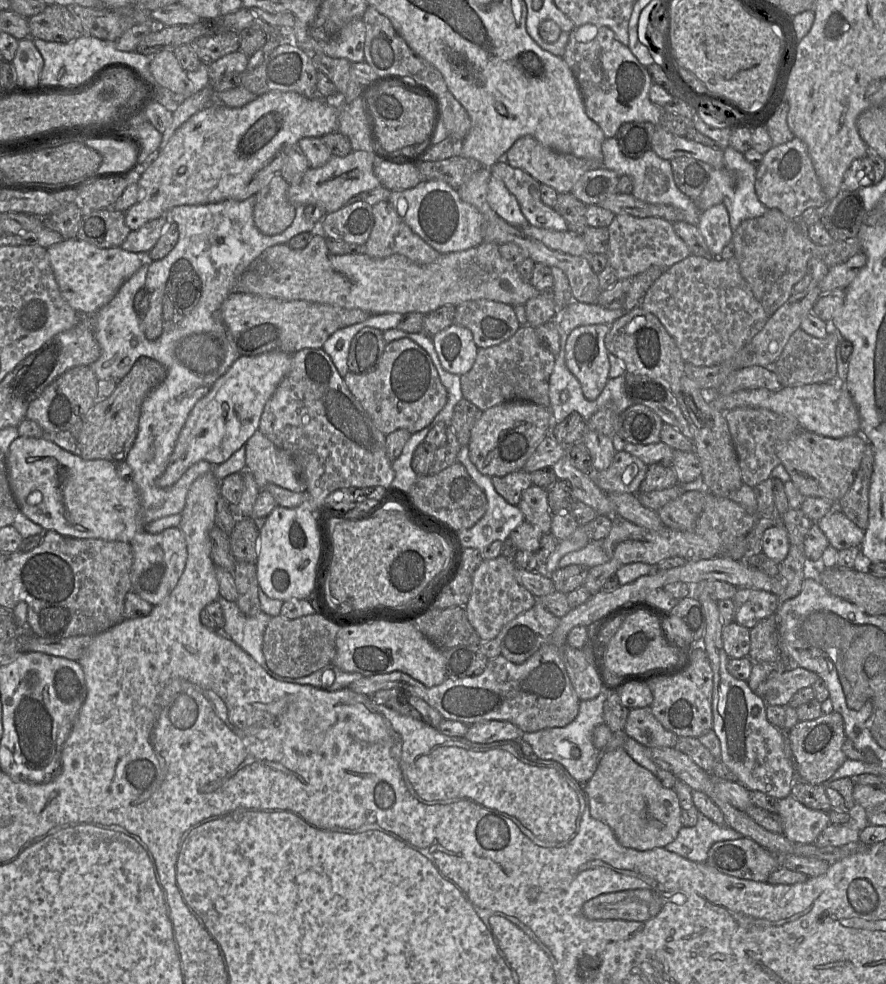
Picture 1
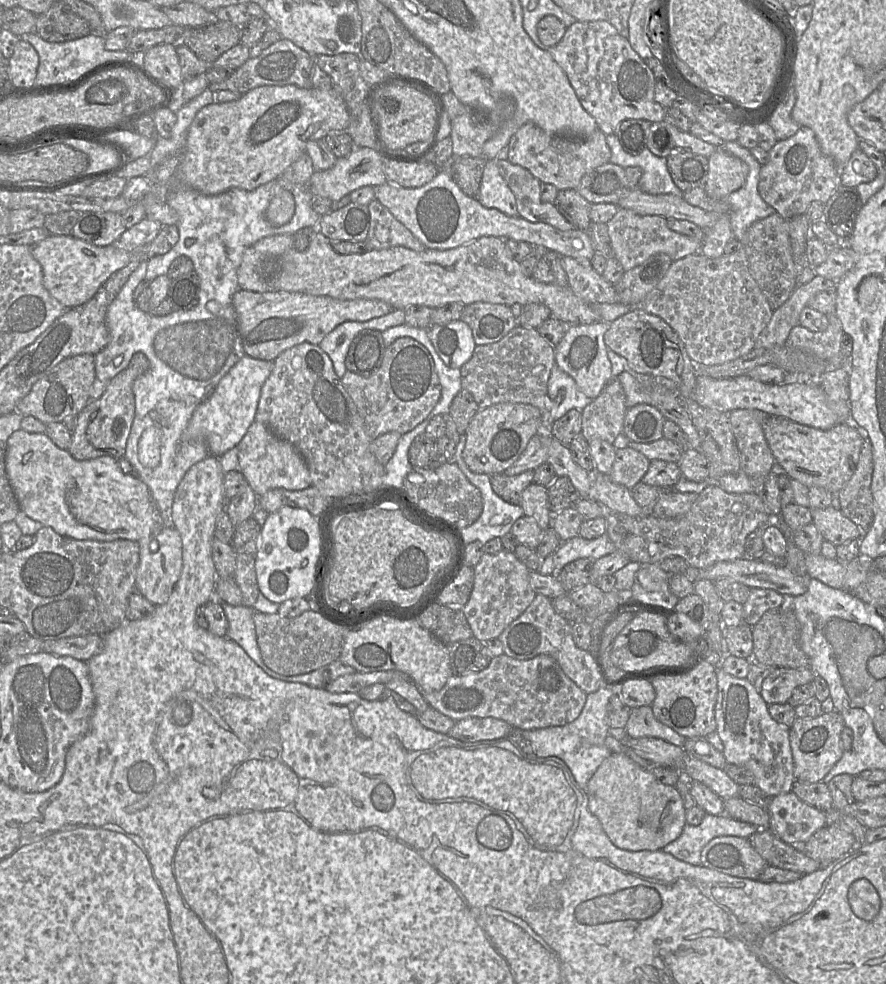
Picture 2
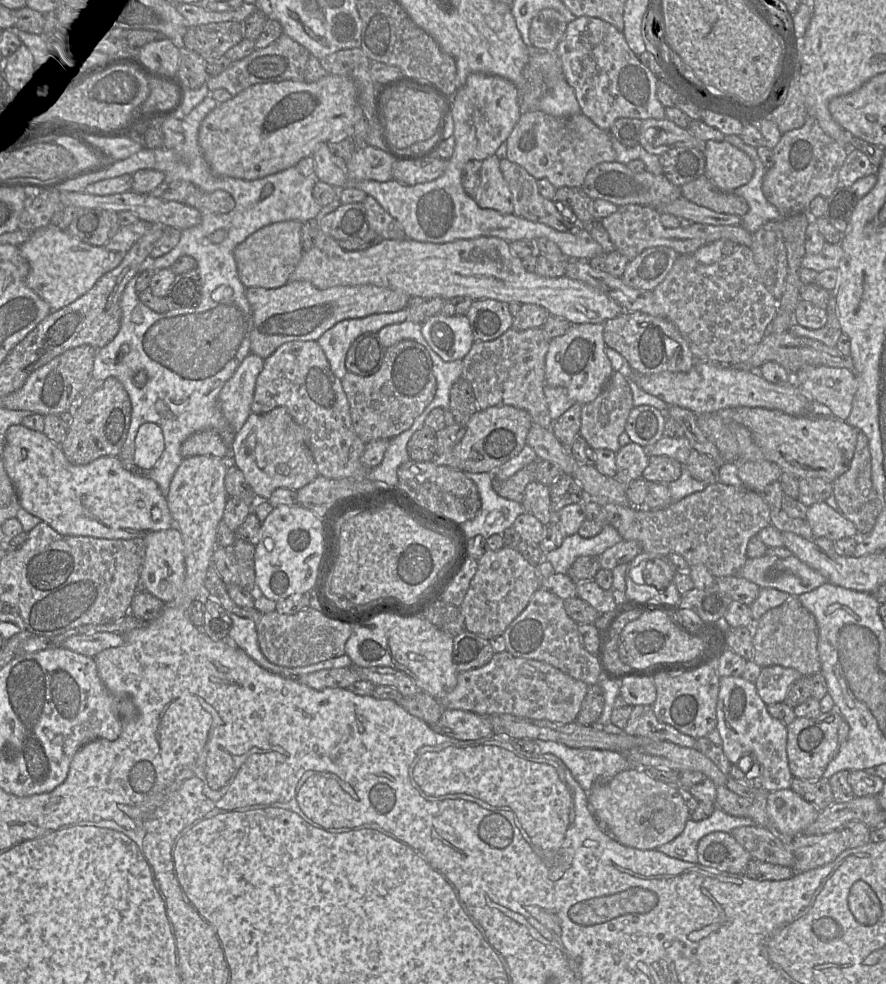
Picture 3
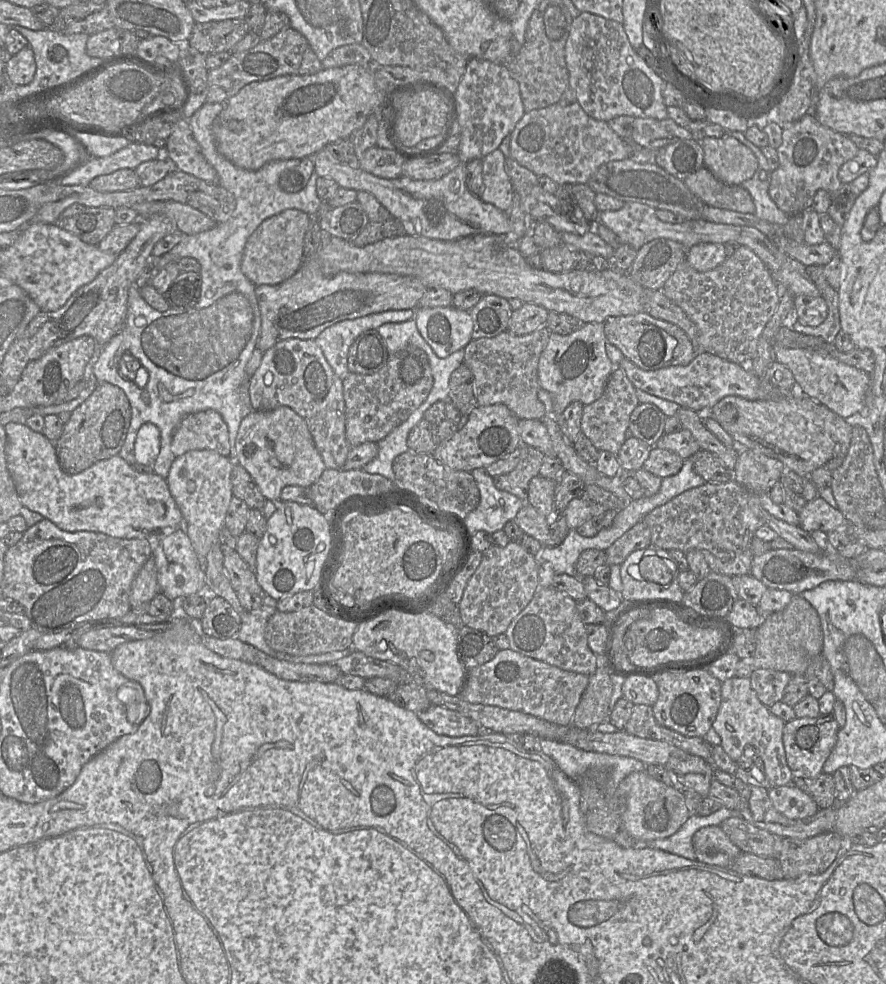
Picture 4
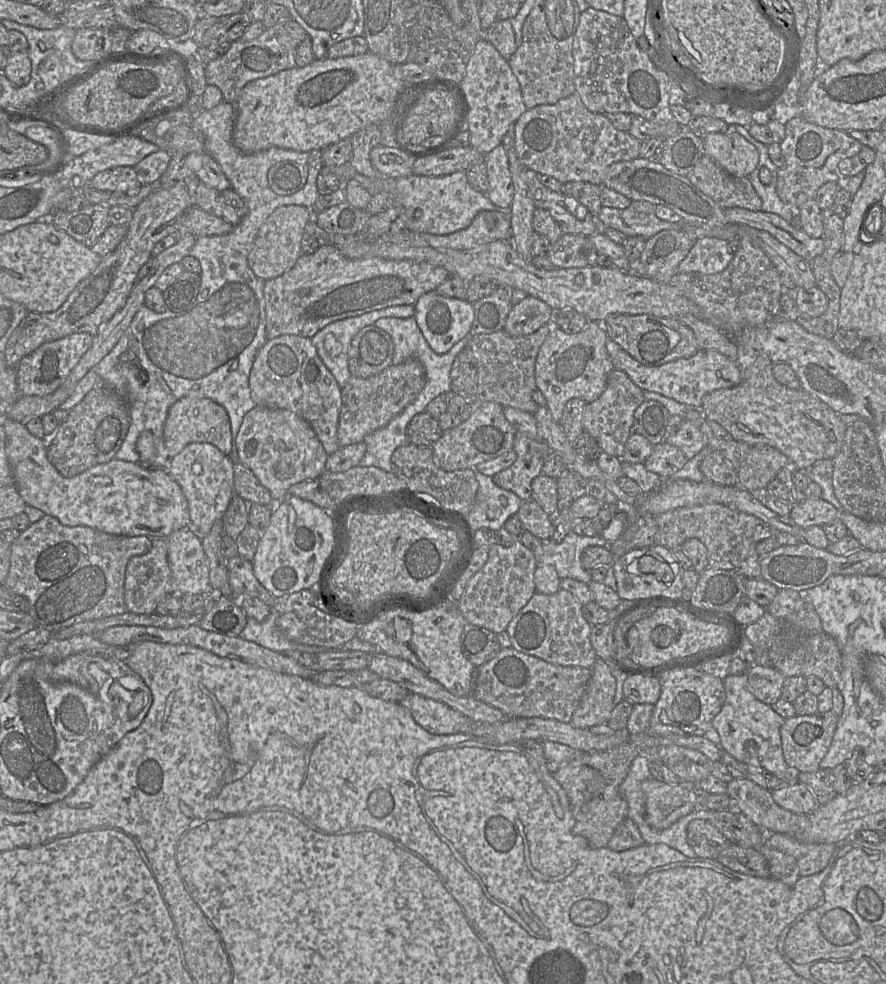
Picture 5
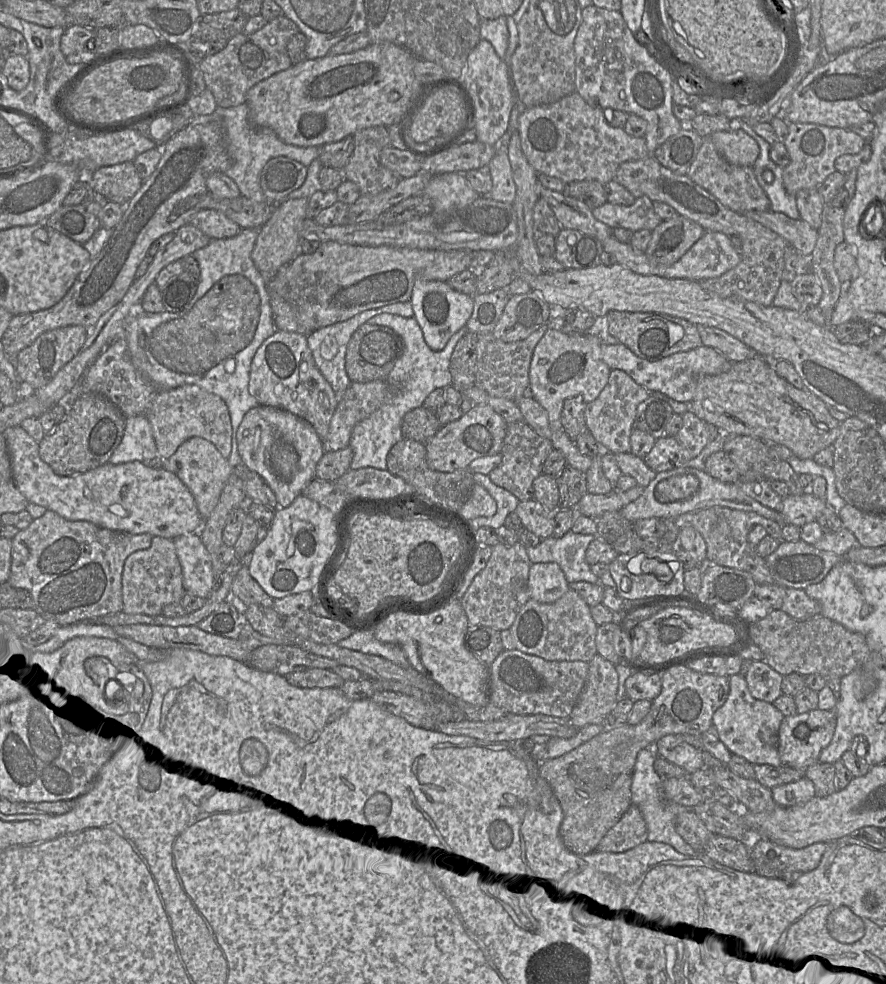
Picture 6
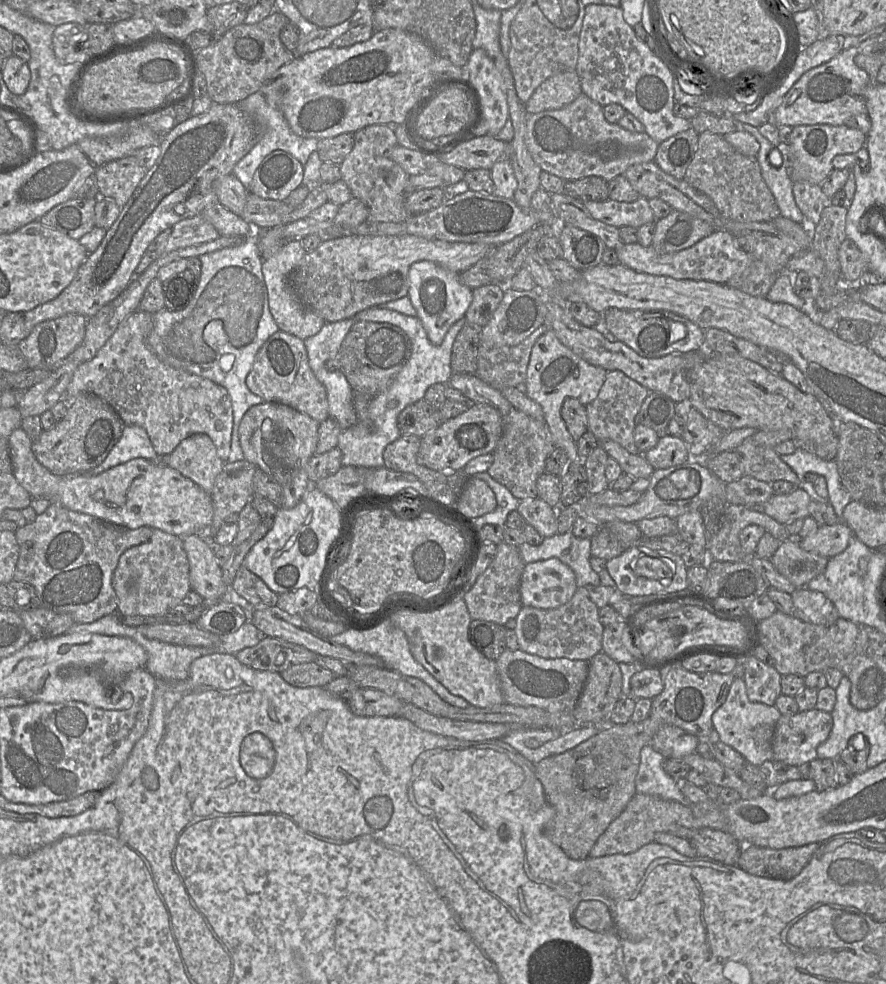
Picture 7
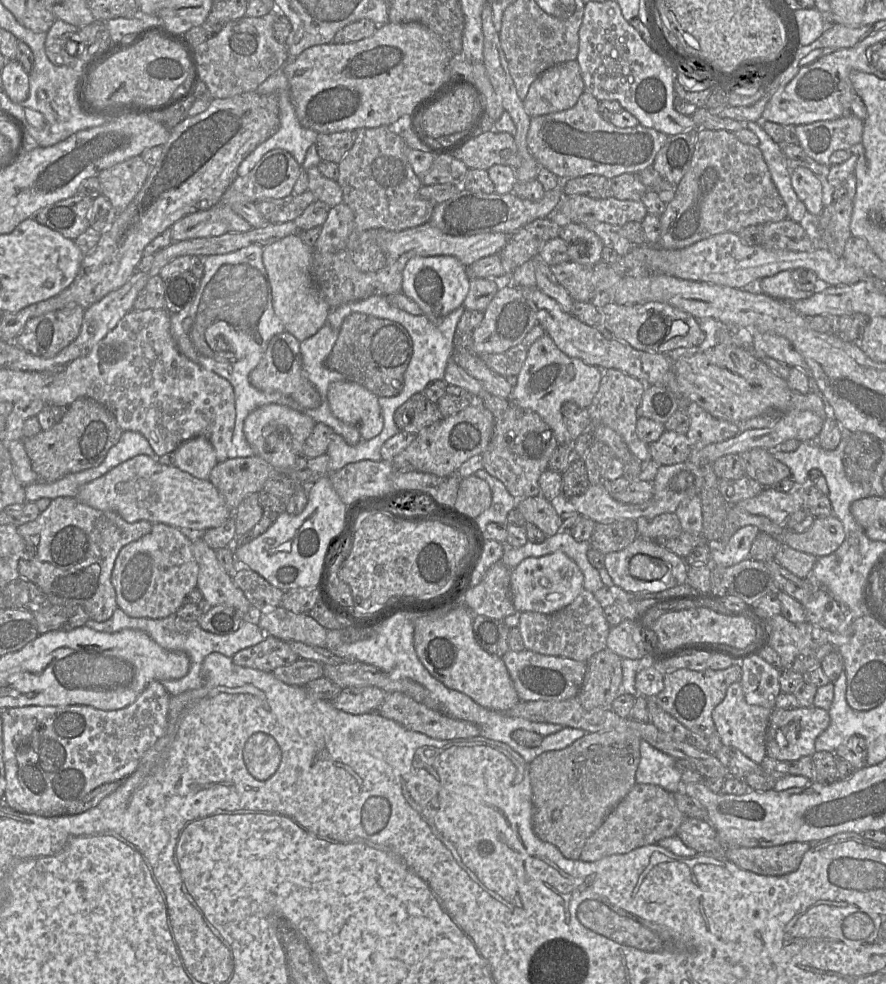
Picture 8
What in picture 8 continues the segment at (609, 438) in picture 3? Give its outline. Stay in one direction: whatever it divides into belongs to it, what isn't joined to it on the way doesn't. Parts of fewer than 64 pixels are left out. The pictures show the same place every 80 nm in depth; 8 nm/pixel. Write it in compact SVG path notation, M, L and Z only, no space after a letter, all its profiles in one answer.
M618 369L603 370L600 388L591 405L587 408L592 425L605 425L616 431L624 440L631 454L642 463L651 459L649 445L639 439L636 424L646 384Z

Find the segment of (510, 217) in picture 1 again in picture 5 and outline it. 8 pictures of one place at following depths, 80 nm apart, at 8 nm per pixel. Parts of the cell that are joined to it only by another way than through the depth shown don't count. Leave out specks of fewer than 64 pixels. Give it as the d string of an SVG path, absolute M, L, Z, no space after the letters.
M498 145L486 155L489 189L486 193L490 201L501 210L509 210L514 198L514 186L508 162L508 151Z

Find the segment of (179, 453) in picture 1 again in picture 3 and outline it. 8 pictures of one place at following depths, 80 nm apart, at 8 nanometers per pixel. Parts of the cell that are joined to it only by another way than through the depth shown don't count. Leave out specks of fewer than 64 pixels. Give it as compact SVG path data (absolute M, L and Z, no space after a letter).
M250 353L238 366L219 394L219 406L230 428L236 433L252 413L255 384L264 359Z

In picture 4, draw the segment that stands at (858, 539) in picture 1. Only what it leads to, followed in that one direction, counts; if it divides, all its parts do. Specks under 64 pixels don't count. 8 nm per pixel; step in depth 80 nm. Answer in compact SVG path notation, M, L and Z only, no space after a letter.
M821 497L807 502L798 513L799 526L808 533L816 530L825 533L831 531L848 530L851 523L844 517L839 509L830 506Z

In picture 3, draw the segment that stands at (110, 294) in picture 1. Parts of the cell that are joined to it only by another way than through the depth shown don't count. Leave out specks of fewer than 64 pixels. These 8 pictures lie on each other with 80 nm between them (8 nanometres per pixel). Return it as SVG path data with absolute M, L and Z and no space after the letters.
M50 225L32 232L30 238L18 248L30 267L27 286L46 301L53 311L69 305L87 293L99 278L118 267L125 256L120 252L108 251L103 246L86 244L68 232Z

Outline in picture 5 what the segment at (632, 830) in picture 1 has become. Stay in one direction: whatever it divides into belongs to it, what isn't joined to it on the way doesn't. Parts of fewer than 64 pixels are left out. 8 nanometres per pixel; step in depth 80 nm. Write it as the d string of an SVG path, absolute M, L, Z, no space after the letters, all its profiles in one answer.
M653 778L642 782L641 789L644 793L646 804L645 820L650 827L658 831L667 829L680 818L695 810L690 789L686 787L689 785L684 782L682 782L682 785L671 785Z

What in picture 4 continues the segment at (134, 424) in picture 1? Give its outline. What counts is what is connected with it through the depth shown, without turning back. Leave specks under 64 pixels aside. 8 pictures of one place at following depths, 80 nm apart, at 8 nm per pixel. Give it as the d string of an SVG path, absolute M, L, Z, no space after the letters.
M99 383L93 393L79 405L63 426L63 431L54 443L59 464L64 472L78 474L96 462L119 454L131 422L131 406L122 389Z

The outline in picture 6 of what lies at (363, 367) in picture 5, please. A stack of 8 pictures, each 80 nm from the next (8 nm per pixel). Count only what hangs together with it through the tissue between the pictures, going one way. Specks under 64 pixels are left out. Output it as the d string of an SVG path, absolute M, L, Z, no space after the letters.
M364 323L353 333L347 345L345 356L347 375L351 382L358 383L387 380L404 351L404 340L395 331L385 326Z

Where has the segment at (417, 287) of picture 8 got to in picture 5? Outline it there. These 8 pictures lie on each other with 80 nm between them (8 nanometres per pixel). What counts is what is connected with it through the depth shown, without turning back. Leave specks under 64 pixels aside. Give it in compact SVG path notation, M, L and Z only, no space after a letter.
M436 291L428 292L422 295L414 304L416 323L421 330L425 340L430 348L437 354L447 353L452 346L463 339L470 333L470 329L474 320L474 307L473 304L465 299L444 297Z

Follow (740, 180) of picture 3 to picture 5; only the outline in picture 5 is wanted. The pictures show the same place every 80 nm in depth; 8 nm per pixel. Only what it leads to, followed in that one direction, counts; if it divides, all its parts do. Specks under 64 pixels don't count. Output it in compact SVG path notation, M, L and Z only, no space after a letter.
M737 132L709 133L704 138L704 154L727 173L737 177L748 177L759 162L756 147Z

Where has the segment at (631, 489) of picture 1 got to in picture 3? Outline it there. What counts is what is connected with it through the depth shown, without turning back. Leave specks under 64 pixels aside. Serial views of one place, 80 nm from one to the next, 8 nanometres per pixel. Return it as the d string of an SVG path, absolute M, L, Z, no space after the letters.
M630 442L616 452L616 478L623 484L641 478L648 463L649 456L646 454L644 447Z

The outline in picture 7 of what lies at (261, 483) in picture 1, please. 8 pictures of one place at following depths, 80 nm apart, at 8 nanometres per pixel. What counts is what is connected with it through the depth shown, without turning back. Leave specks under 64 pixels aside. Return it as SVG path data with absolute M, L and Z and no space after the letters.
M263 402L252 406L239 425L240 445L244 460L254 464L276 481L282 488L282 504L285 509L294 508L310 488L306 466L315 455L318 443L319 423L290 406L277 402Z

